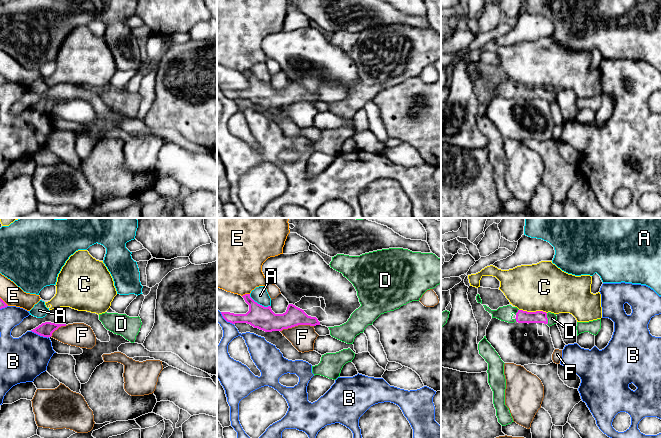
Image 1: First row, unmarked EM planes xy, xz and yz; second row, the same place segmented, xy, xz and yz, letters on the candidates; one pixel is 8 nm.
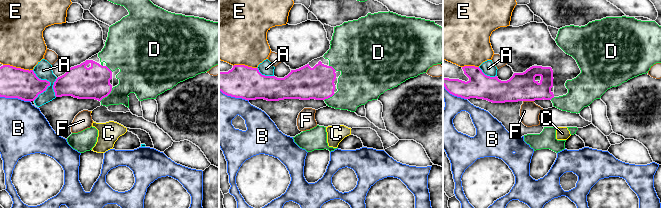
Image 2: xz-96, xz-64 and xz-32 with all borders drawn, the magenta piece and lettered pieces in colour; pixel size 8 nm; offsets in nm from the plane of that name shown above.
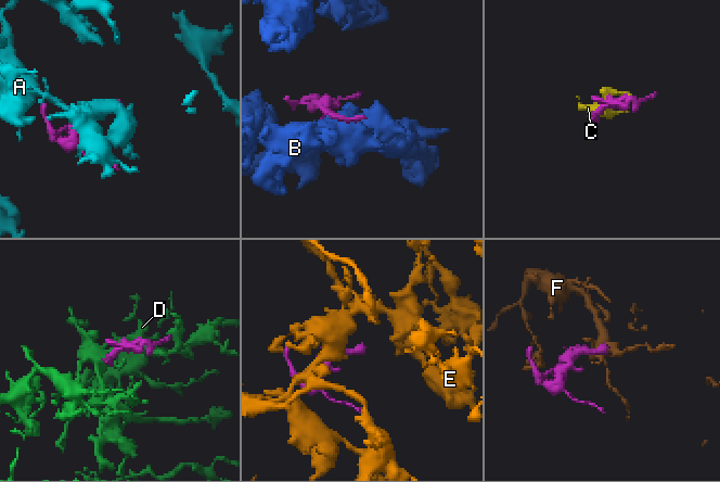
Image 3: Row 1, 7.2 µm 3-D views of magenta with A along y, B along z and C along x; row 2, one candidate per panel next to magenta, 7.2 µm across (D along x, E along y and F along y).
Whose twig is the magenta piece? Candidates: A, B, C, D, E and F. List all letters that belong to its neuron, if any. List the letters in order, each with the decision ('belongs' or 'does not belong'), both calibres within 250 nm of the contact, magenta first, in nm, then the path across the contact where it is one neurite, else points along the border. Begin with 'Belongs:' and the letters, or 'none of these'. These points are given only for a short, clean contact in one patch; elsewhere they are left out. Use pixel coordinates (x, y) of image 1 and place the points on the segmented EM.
Belongs: D
A: does not belong; 190 nm thick on the magenta side, 130 nm on the other
B: does not belong; 120 nm thick on the magenta side, 360 nm on the other
C: does not belong; 100 nm thick on the magenta side, 380 nm on the other
D: belongs; 100 nm thick on the magenta side, 80 nm on the other
E: does not belong; 190 nm thick on the magenta side, 440 nm on the other
F: does not belong; 170 nm thick on the magenta side, 200 nm on the other; border along xz (313, 325), (295, 325), (283, 328), (280, 331)

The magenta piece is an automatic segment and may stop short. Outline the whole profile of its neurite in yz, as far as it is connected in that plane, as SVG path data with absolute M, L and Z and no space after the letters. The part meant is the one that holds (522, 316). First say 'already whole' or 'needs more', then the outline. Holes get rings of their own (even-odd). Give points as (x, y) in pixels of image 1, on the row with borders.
already whole; M518 310L516 313L516 322L518 323L544 323L548 324L547 313L543 311L527 312Z

